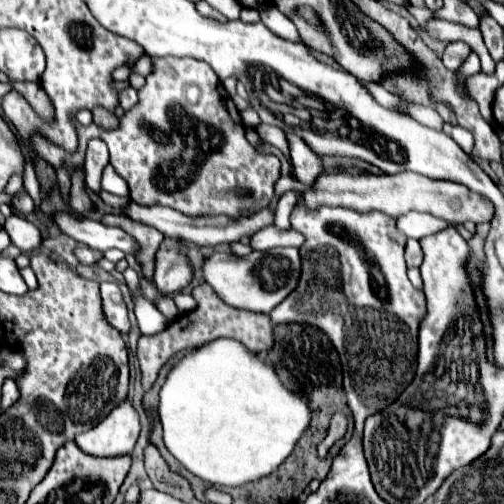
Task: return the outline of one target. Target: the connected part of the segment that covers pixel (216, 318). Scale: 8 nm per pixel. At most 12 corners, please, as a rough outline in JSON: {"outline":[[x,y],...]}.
{"outline":[[207,283],[199,303],[161,335],[143,335],[143,389],[173,355],[233,337],[253,353],[273,347],[269,315],[235,309]]}

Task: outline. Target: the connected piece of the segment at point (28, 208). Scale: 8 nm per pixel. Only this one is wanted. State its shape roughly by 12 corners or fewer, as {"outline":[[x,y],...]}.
{"outline":[[25,193],[11,199],[13,211],[25,217],[33,211],[33,201]]}

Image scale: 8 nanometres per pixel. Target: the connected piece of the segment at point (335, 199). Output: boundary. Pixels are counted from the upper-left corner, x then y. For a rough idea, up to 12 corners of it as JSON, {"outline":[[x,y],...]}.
{"outline":[[419,173],[321,175],[309,207],[485,223],[493,203]]}

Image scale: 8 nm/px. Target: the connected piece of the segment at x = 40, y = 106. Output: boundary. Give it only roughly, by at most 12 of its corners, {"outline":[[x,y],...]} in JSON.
{"outline":[[13,83],[43,119],[53,119],[53,105],[39,83]]}

